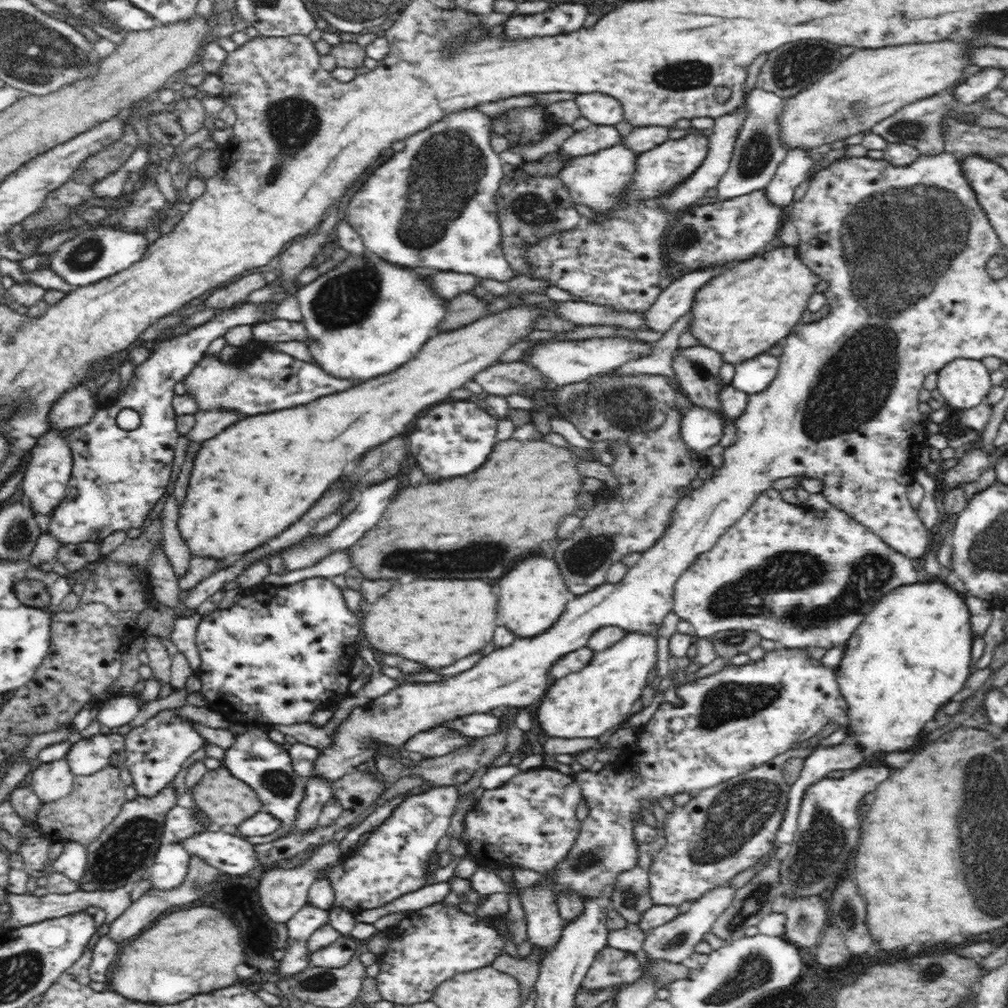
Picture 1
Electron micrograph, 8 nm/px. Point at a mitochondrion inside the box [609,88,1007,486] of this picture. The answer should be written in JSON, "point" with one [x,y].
{"point":[902,241]}

